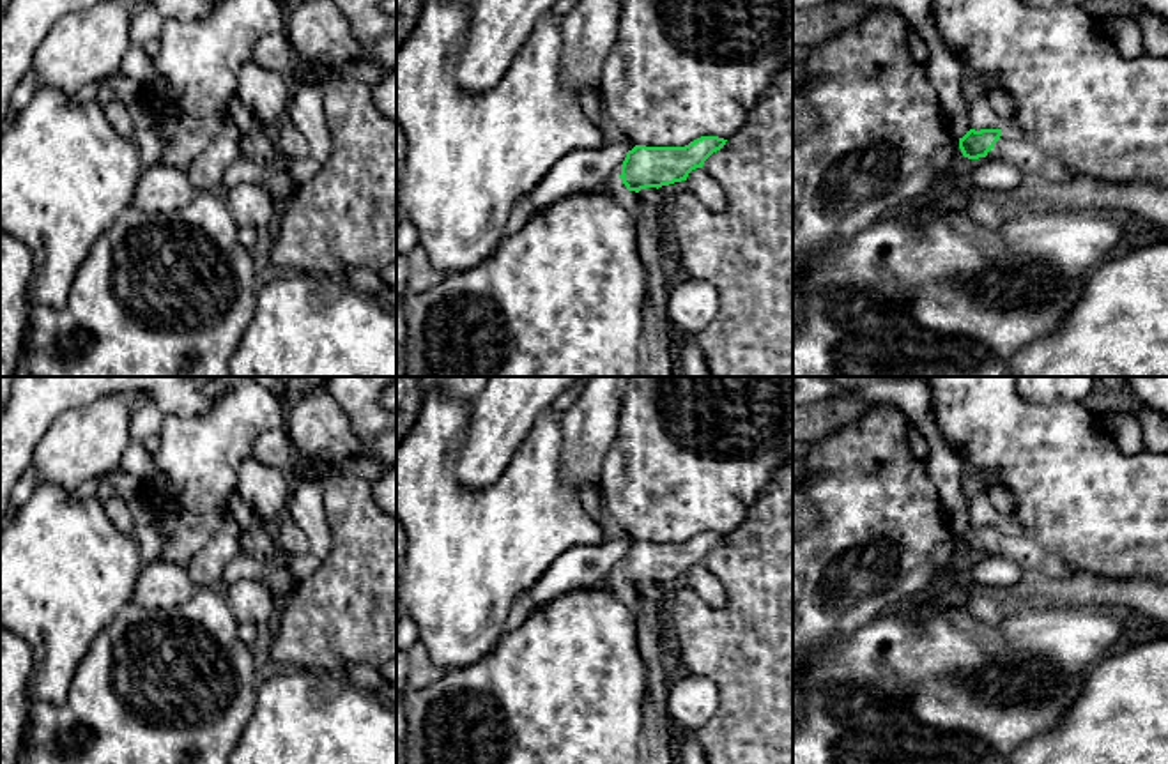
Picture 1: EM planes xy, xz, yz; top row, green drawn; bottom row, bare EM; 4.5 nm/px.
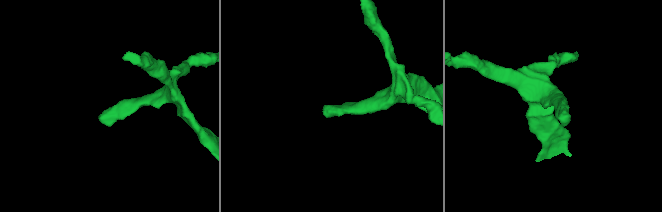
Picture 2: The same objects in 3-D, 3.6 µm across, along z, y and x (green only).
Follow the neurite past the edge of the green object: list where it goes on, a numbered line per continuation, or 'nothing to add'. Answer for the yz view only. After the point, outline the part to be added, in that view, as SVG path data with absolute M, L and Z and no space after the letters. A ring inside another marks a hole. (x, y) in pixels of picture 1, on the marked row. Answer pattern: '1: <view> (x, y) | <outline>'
1: yz (1023, 154) | M1002 134L986 157L1014 164L1023 177L1044 175L1051 180L1065 180L1071 175L1064 161L1046 154L1025 138Z

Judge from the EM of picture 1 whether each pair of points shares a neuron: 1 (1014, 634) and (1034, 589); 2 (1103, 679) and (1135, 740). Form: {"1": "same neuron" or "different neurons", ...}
{"1": "different neurons", "2": "same neuron"}

